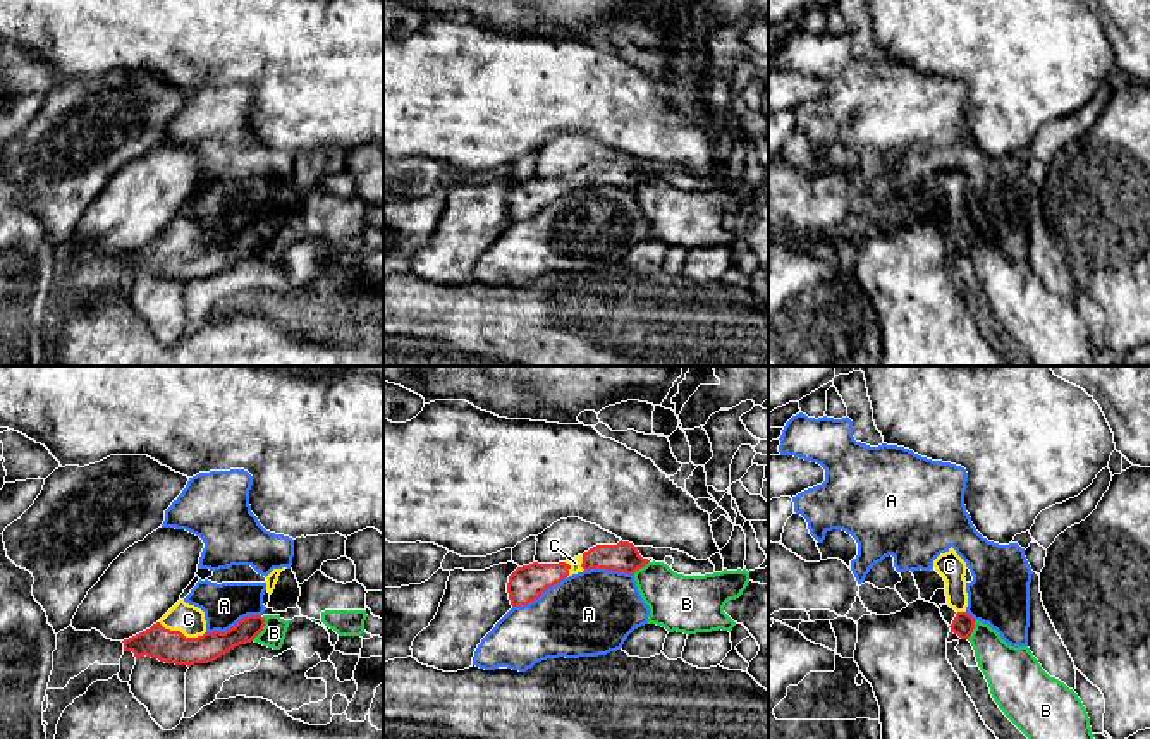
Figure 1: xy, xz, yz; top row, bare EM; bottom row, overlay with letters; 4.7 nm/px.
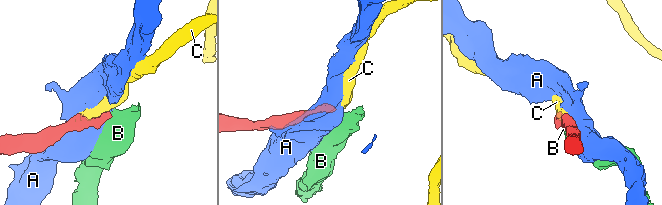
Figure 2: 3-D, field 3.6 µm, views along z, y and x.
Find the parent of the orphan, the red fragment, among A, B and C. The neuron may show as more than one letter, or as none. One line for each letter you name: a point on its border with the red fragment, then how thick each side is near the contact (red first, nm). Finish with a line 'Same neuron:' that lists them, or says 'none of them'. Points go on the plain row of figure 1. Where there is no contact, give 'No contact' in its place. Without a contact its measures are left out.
C: Touches red at xy (181, 248). Thickness 160 nm (red) against 140 nm
Same neuron: C

